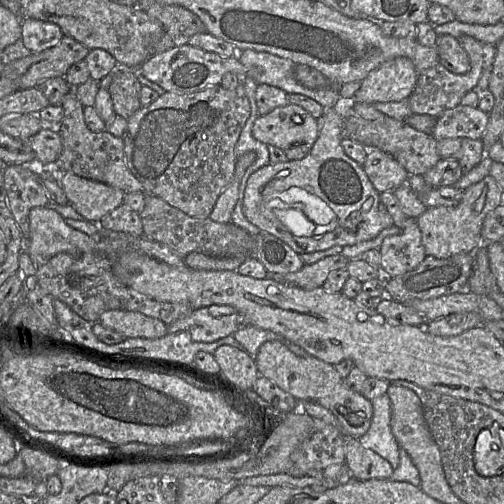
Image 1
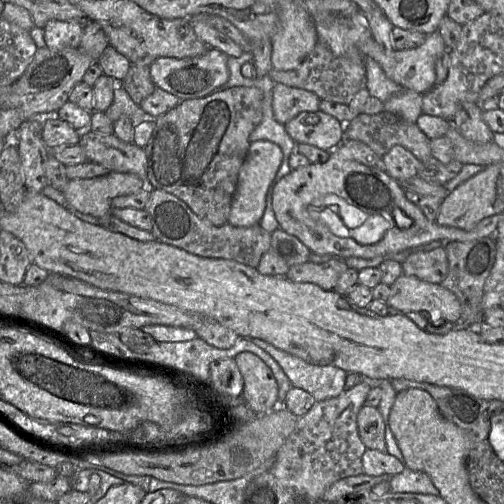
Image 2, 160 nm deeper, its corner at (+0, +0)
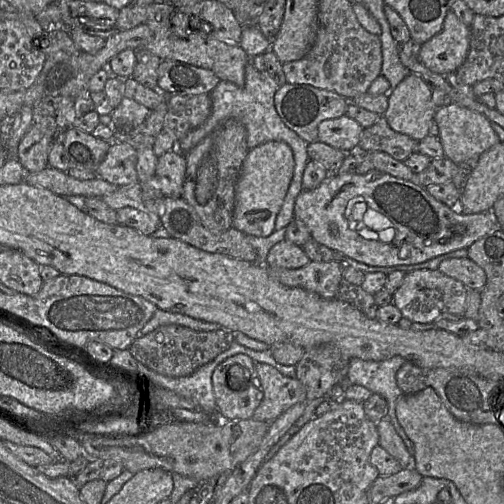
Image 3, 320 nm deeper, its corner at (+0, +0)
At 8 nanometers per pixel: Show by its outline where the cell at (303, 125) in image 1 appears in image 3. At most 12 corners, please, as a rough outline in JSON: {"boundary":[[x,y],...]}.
{"boundary":[[344,115],[320,123],[318,141],[347,153],[362,131]]}

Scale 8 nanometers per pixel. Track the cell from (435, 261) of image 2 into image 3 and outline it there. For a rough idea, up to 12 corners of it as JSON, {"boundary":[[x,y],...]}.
{"boundary":[[468,258],[442,261],[438,270],[481,291],[484,270]]}

